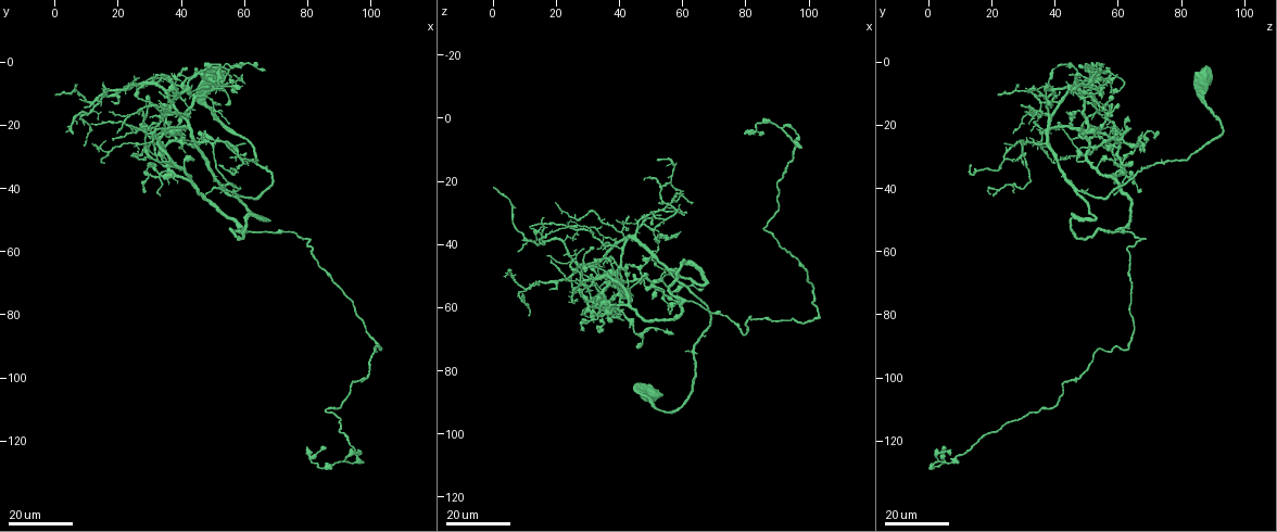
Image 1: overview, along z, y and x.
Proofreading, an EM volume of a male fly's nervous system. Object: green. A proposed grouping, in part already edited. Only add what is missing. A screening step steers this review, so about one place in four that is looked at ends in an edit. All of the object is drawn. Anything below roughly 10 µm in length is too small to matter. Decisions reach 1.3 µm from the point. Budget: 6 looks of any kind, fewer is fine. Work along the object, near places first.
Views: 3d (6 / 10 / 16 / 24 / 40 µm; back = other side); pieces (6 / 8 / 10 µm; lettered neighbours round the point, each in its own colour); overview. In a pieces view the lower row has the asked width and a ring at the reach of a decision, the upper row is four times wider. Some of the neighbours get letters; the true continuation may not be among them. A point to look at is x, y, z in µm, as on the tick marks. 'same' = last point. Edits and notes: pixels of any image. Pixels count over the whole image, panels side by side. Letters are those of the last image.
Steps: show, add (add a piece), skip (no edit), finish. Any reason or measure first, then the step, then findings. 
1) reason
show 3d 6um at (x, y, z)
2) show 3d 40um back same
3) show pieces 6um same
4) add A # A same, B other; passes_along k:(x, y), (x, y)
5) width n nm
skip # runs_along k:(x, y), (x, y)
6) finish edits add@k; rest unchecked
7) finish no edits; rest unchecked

end of a long branch
show 3d 16um at (1, 10, 21)

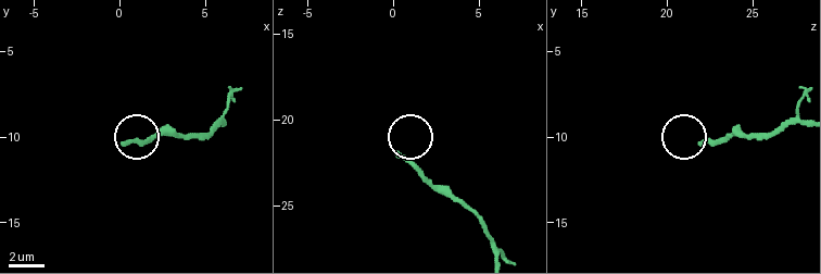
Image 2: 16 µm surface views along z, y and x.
show pieces 6um at (0.2, 10.4, 22.1)

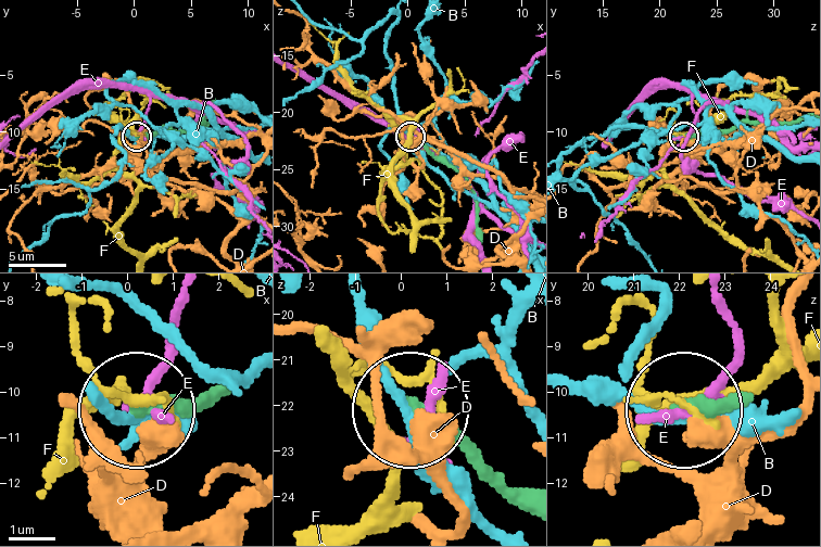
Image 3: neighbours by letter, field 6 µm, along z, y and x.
skip # B other, D other, E other, F other; runs_along 3:(803, 118), (744, 122), (723, 130), (684, 136); no lettered piece goes on from it

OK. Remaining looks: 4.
an open end
show 3d 24um at (7, 11, 42)

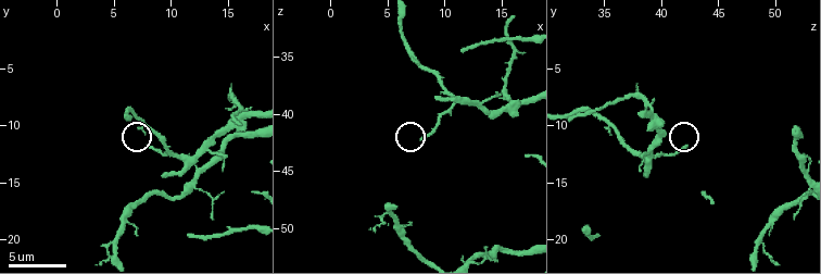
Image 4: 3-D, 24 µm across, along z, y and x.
show 3d 10um at (7.8, 12.0, 42.2)

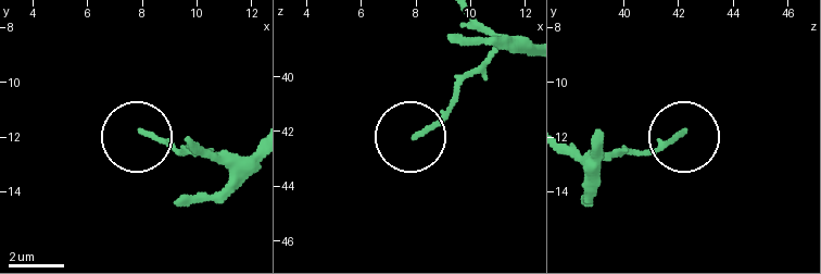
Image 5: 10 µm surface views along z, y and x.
show pieces 6um at (8.1, 11.9, 42.1)

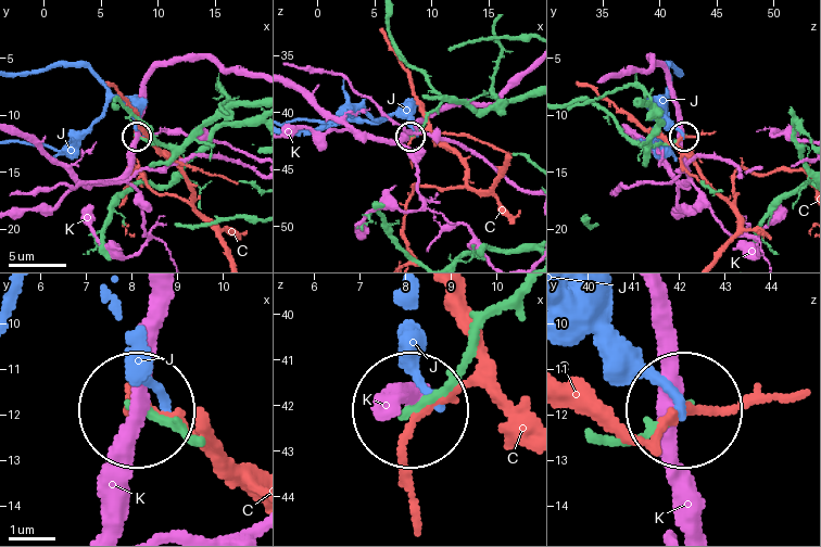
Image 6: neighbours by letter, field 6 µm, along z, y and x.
skip # C other, J other, K other; runs_along 6:(193, 441), (139, 410); no lettered piece goes on from it

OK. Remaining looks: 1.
an open end
show pieces 10um at (9.4, 14.2, 38.6)

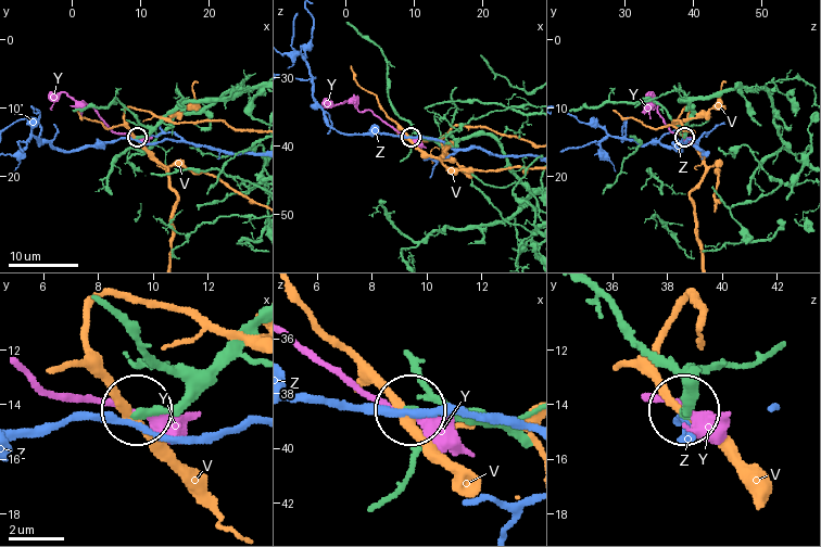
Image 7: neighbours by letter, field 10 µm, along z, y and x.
width 260 nm
skip # V other, Y other, Z other; runs_along 7:(254, 326), (184, 396), (137, 410); none of them fits

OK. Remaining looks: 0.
finish no edits; rest unchecked

